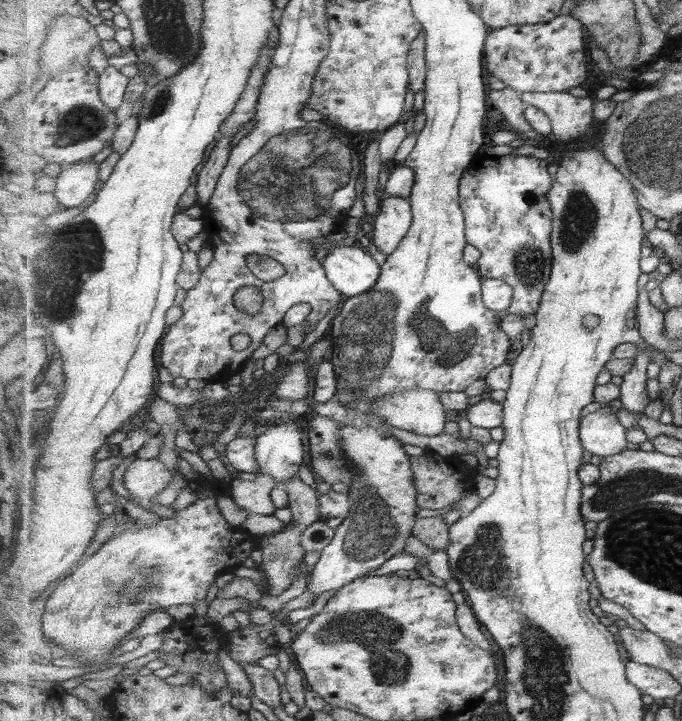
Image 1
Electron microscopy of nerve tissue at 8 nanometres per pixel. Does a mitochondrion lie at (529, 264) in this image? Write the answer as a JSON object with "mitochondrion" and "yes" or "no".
{"mitochondrion":"yes"}

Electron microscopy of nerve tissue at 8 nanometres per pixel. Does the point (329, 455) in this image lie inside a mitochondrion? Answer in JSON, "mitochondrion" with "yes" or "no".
{"mitochondrion":"yes"}

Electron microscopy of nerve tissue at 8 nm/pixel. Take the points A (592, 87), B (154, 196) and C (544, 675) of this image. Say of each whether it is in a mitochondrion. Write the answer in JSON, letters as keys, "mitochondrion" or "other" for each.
{"A":"other","B":"other","C":"mitochondrion"}

